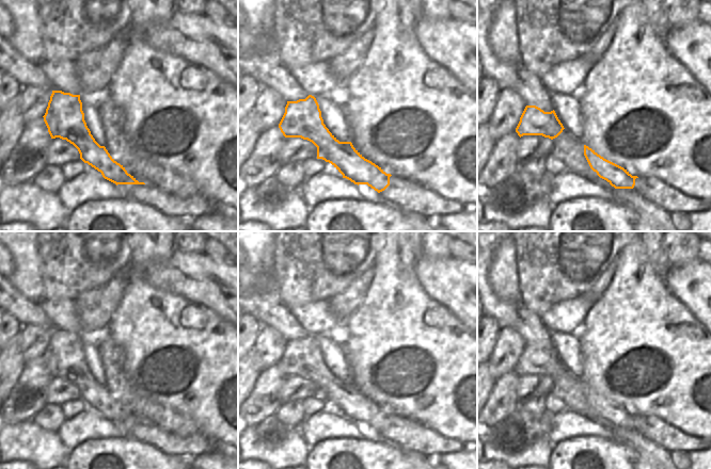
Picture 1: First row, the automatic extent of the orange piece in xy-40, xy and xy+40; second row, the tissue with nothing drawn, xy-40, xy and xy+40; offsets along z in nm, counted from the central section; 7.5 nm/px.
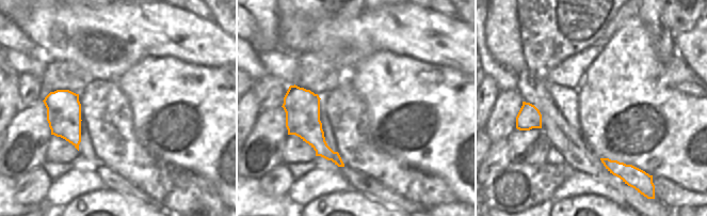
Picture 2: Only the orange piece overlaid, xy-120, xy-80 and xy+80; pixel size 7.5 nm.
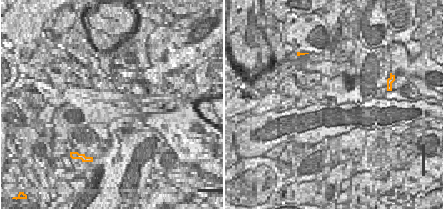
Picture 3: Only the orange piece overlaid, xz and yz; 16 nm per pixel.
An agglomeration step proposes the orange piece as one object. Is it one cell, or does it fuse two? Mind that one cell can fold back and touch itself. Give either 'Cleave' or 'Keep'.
Keep

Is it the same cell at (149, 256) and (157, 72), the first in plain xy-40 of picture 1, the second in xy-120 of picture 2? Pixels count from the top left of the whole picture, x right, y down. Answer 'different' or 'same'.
same

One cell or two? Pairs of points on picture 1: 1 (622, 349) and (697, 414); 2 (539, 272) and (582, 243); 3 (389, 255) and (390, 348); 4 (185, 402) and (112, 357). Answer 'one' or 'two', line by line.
1: one
2: one
3: one
4: two

